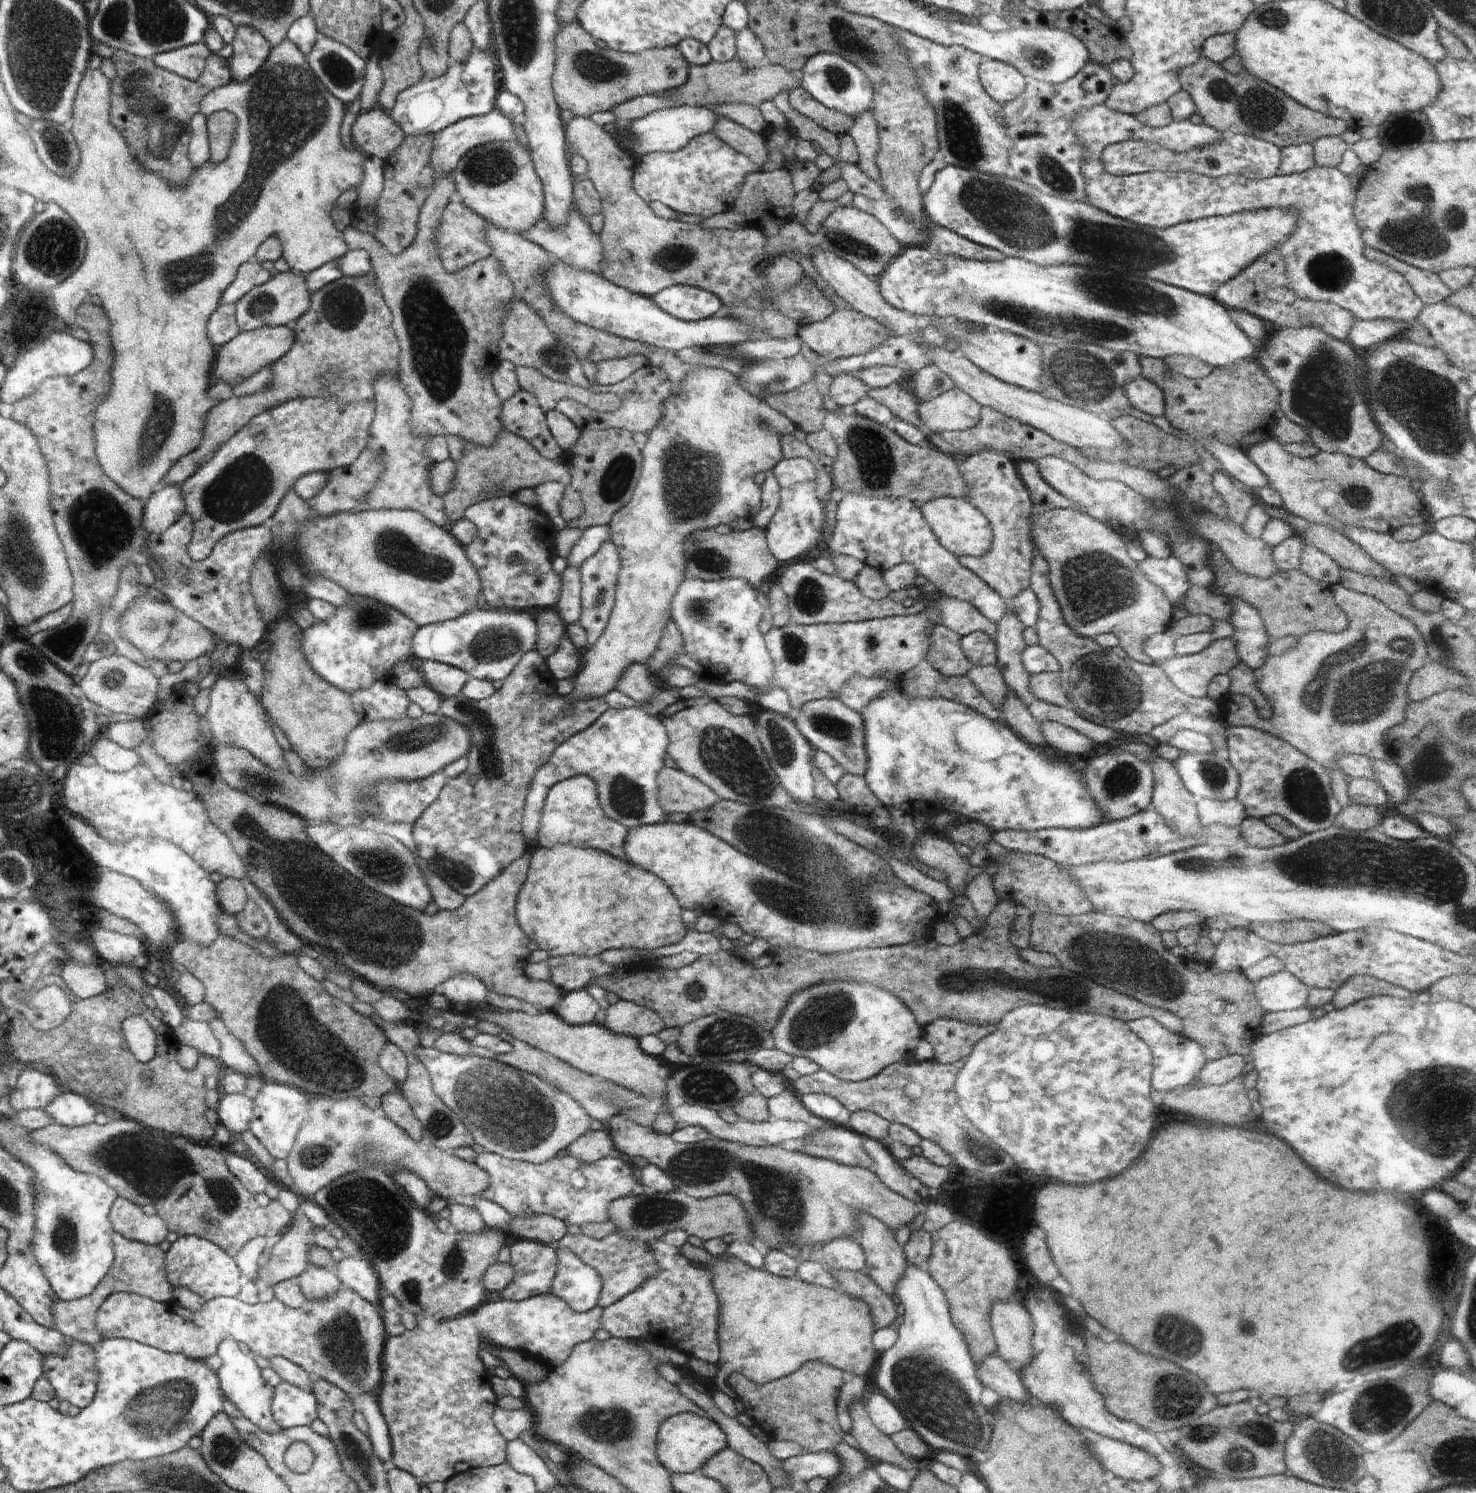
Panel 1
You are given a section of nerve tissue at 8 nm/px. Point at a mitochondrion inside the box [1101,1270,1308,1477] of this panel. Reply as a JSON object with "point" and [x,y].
{"point":[1262,1440]}

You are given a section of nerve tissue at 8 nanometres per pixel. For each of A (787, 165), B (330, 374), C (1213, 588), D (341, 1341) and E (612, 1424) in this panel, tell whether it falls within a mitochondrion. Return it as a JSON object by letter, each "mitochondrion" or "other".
{"A":"other","B":"other","C":"other","D":"mitochondrion","E":"mitochondrion"}

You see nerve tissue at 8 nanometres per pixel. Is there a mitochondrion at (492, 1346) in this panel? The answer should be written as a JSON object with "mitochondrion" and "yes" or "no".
{"mitochondrion":"no"}

